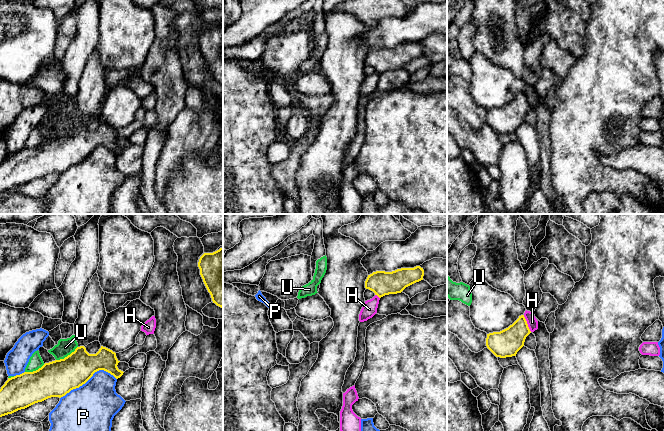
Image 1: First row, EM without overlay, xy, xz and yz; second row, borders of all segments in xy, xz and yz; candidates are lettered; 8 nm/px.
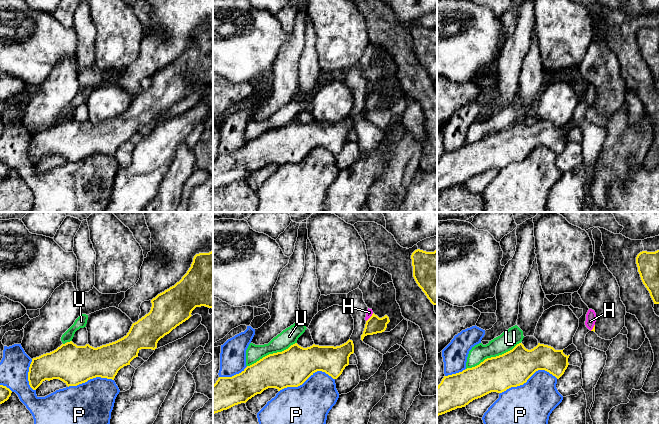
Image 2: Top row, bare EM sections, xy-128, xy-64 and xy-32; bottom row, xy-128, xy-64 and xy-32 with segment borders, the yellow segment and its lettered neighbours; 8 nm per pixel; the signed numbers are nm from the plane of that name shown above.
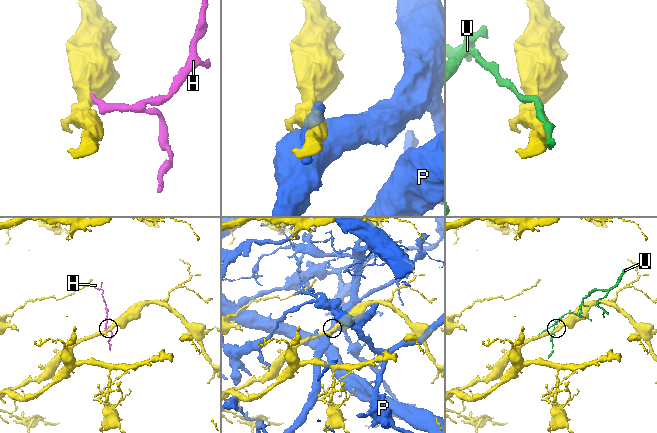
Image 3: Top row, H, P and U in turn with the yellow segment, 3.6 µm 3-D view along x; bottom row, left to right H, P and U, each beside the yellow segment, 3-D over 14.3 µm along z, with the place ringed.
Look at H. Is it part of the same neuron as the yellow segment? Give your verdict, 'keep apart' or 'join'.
keep apart

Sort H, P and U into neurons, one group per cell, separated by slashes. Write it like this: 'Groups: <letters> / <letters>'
Groups: H / P / U

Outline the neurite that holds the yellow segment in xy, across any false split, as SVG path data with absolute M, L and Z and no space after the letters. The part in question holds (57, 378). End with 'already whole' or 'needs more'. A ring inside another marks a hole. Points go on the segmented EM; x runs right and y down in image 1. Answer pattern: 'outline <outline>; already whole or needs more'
outline M80 346L64 359L8 378L0 389L0 417L51 397L61 398L85 384L99 370L118 379L124 373L117 367L119 362L116 353L106 347L101 346L96 354L89 354Z; already whole

